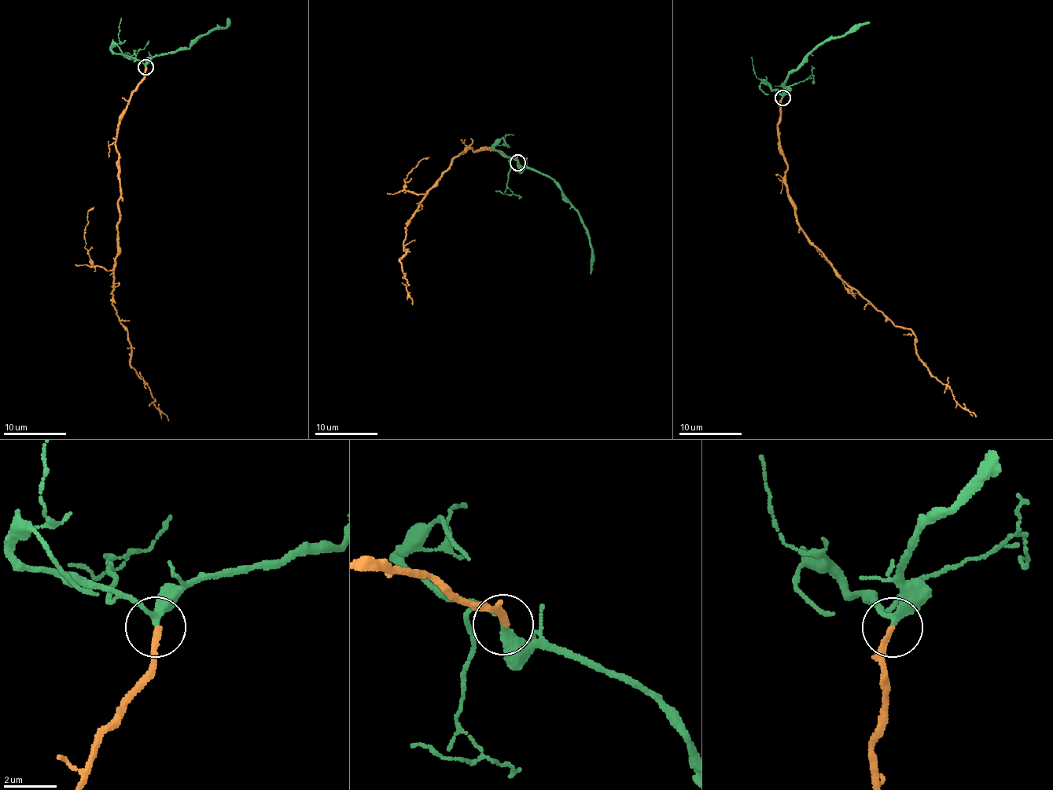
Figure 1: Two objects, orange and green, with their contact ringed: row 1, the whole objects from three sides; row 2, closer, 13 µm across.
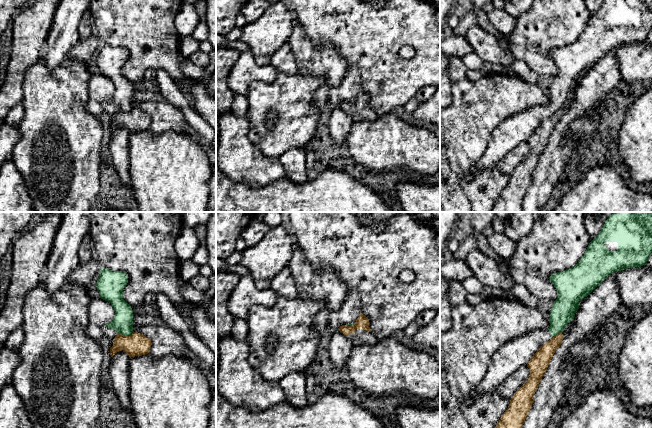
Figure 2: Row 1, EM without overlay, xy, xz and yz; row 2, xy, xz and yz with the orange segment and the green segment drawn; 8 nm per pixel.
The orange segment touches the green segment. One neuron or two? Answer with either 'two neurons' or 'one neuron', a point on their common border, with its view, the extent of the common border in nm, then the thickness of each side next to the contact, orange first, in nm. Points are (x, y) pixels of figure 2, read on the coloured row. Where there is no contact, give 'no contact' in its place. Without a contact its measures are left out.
two neurons; meets orange in xy at (126, 336); contact 140 nm long; 180 nm thick on the orange side, 170 nm on the other

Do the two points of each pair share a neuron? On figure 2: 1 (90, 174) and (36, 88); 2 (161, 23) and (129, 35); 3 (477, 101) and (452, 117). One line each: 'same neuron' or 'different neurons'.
1: same neuron
2: same neuron
3: same neuron

